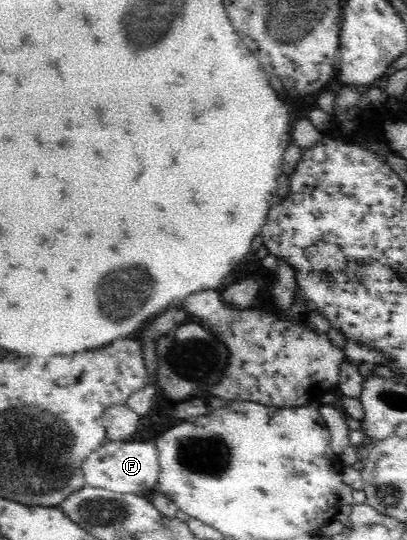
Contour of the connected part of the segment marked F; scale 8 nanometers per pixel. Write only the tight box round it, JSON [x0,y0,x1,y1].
[83,438,160,494]

